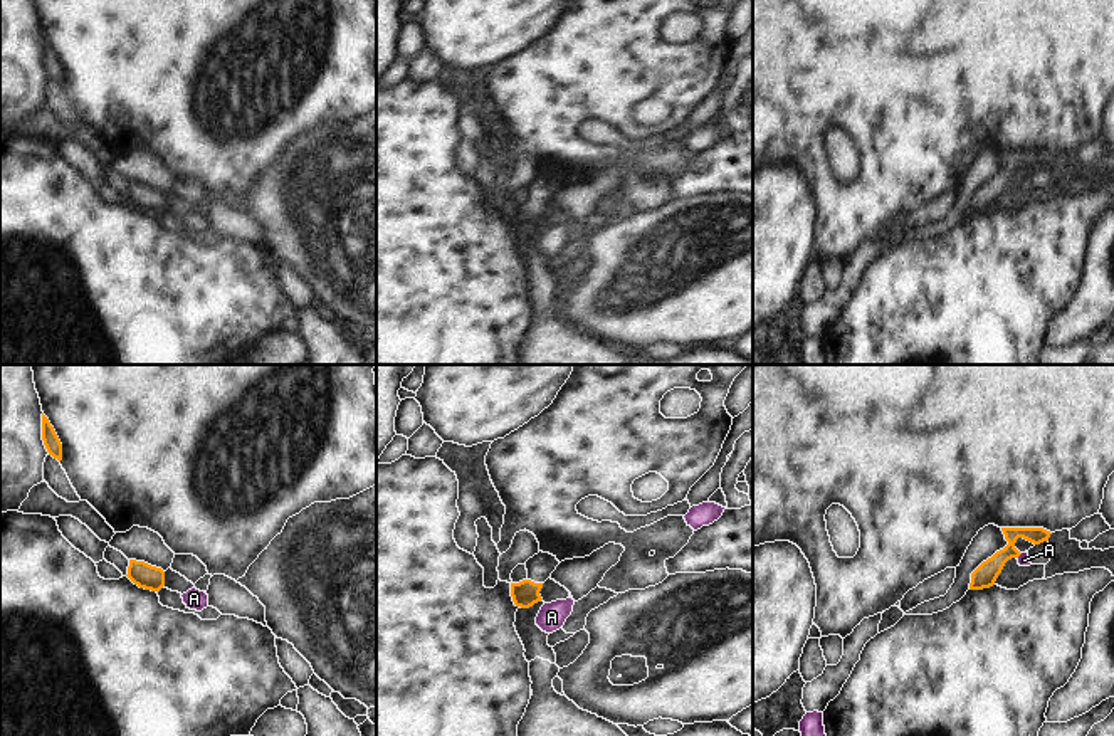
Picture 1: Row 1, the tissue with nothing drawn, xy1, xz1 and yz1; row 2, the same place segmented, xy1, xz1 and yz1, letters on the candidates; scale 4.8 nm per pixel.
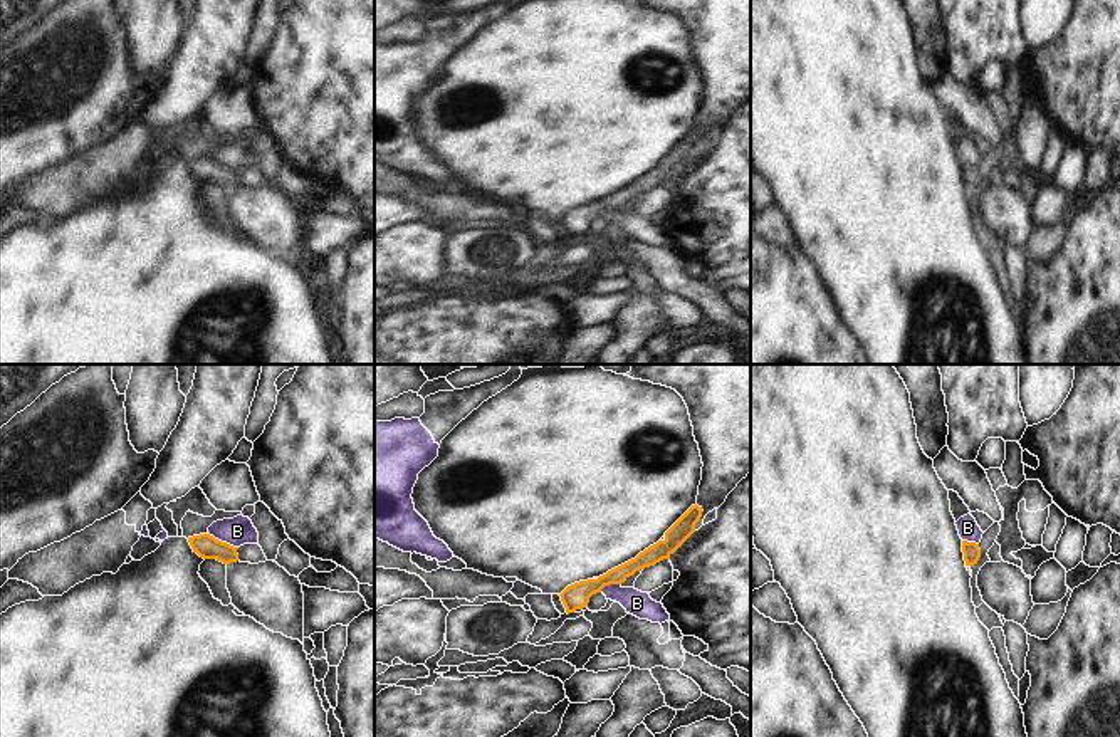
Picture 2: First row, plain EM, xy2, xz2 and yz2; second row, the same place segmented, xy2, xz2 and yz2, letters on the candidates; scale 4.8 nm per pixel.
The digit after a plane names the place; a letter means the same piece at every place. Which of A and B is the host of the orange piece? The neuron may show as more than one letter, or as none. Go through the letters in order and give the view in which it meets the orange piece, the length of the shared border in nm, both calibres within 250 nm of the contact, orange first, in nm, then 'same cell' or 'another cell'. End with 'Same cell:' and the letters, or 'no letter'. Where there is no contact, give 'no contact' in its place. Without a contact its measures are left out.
A: yz1 | 40 nm | 110/50 nm | another cell
B: xy2 | 160 nm | 110/140 nm | another cell
Same cell: no letter

